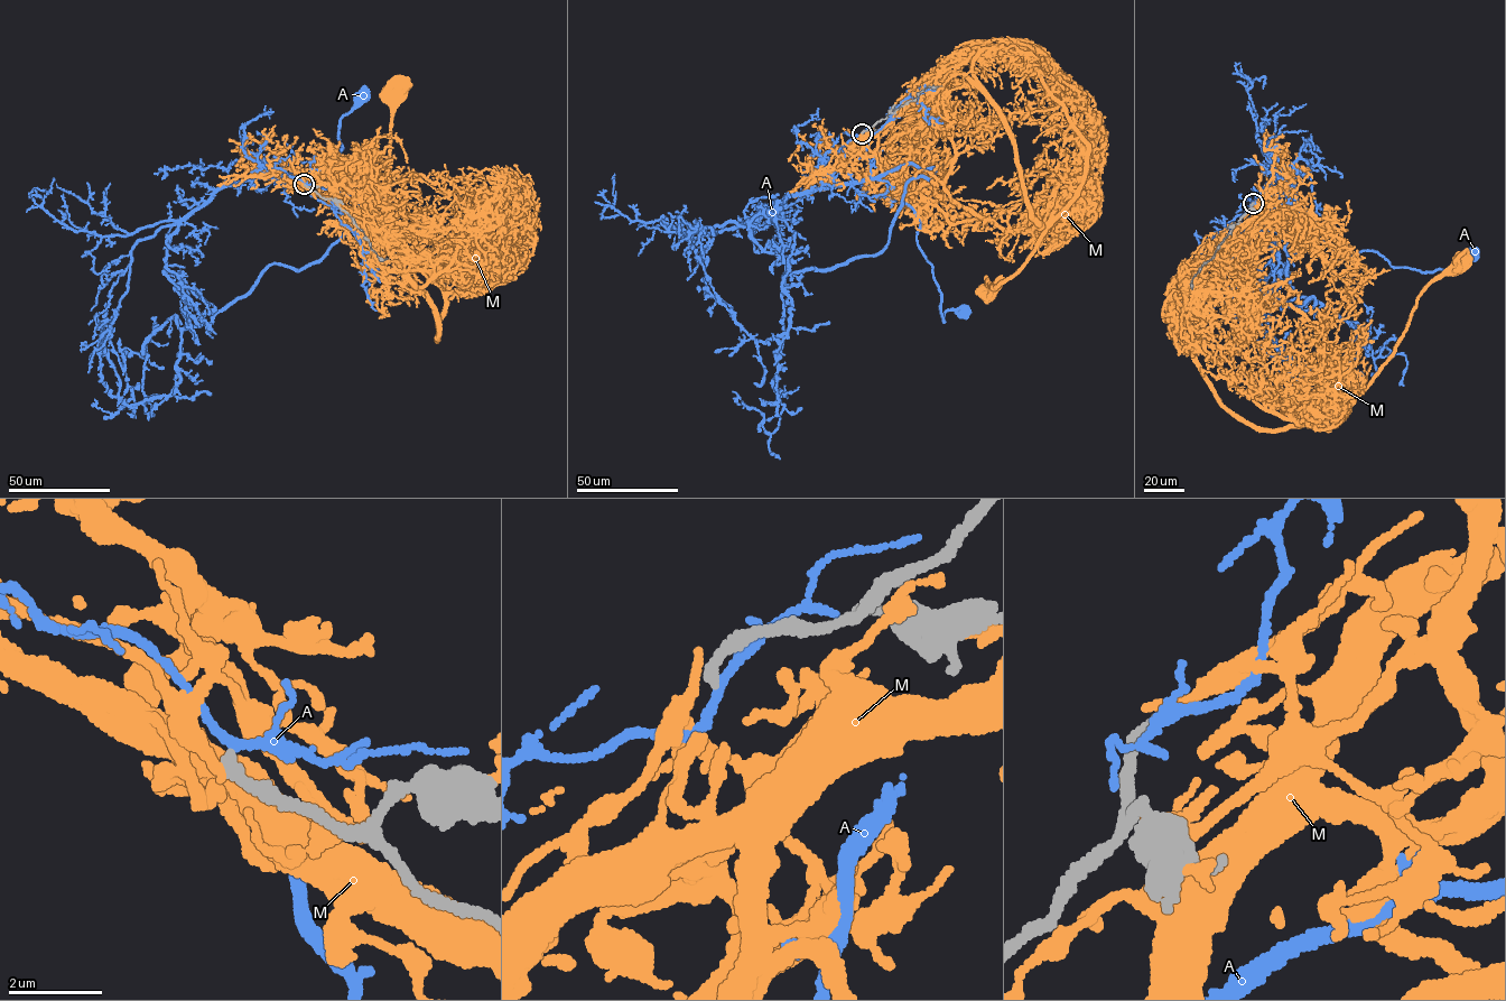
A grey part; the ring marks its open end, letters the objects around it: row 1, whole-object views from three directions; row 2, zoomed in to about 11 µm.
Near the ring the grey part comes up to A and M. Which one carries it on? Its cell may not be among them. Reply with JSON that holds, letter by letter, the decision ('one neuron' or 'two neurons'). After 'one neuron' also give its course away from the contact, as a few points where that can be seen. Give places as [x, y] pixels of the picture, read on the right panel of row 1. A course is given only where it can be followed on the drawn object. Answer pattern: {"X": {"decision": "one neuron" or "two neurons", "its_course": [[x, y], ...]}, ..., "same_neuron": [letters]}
{"A": {"decision": "two neurons"}, "M": {"decision": "two neurons"}, "same_neuron": []}

